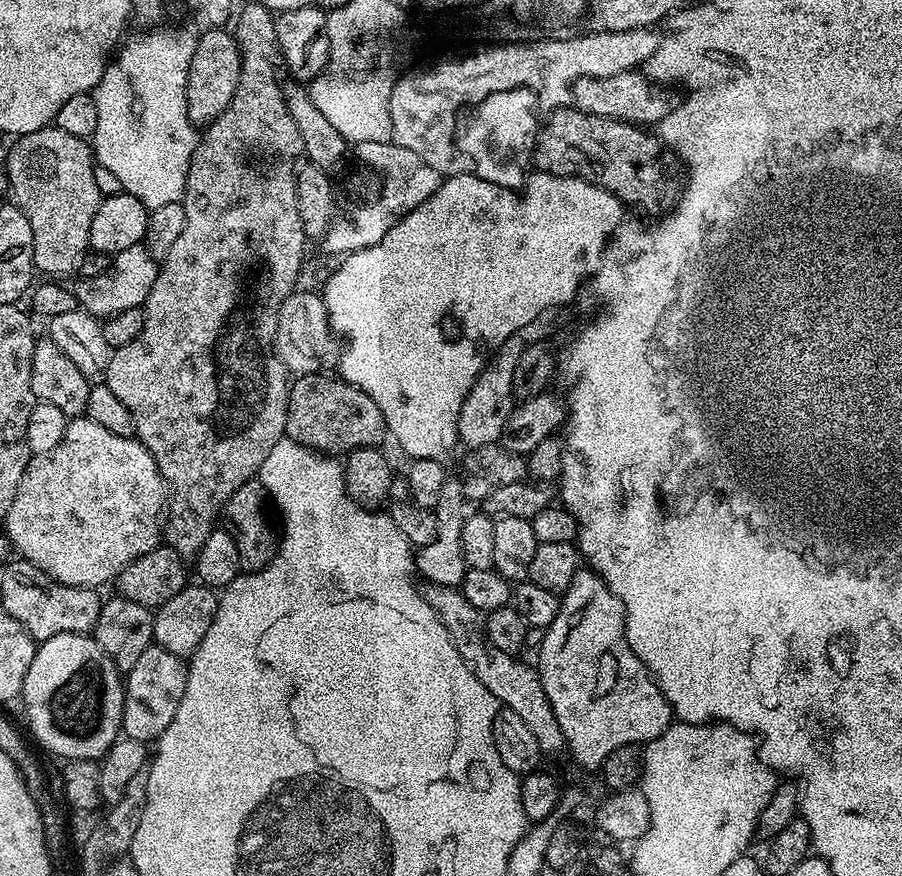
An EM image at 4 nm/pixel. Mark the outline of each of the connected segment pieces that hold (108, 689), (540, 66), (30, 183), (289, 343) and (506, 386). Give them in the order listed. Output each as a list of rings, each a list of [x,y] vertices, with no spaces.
[[[58,634],[54,638],[43,641],[37,647],[36,653],[34,654],[34,662],[30,662],[30,670],[26,670],[24,691],[22,693],[23,700],[24,712],[28,715],[28,728],[36,735],[37,742],[46,751],[53,752],[54,755],[60,756],[59,758],[63,758],[64,760],[103,761],[104,755],[116,743],[124,727],[124,680],[122,679],[122,673],[117,668],[116,663],[102,650],[102,646],[98,646],[96,639],[88,634]]]
[[[635,28],[625,32],[602,32],[588,30],[585,36],[573,34],[566,40],[541,39],[536,47],[533,47],[530,74],[528,84],[536,84],[536,88],[546,93],[555,103],[560,106],[567,105],[570,100],[570,89],[578,78],[610,78],[611,75],[622,74],[632,69],[639,69],[654,54],[654,50],[660,47],[660,36],[652,28]]]
[[[45,126],[34,130],[33,132],[23,133],[19,137],[20,140],[15,145],[14,143],[8,149],[8,186],[10,189],[11,199],[22,210],[22,214],[26,214],[26,218],[30,218],[30,230],[34,230],[34,258],[32,263],[37,273],[45,272],[45,277],[48,278],[64,278],[60,276],[68,276],[79,273],[82,266],[82,258],[90,250],[88,243],[90,242],[90,222],[94,222],[94,214],[98,210],[100,201],[102,199],[100,191],[98,190],[98,182],[94,182],[94,170],[97,165],[94,163],[94,153],[92,151],[92,145],[87,139],[82,137],[75,137],[74,134],[68,134],[65,130],[58,128],[57,126]]]
[[[294,290],[279,308],[273,348],[289,373],[296,376],[315,375],[320,371],[333,369],[339,361],[342,348],[341,345],[338,346],[339,339],[331,331],[323,297],[317,291],[300,291]]]
[[[514,335],[495,349],[494,355],[480,372],[480,377],[474,382],[470,394],[466,394],[466,402],[462,402],[462,414],[458,414],[459,443],[465,449],[497,443],[504,435],[508,416],[514,407],[512,392],[514,368],[518,365],[518,358],[526,345],[525,341],[520,339],[519,335]]]

